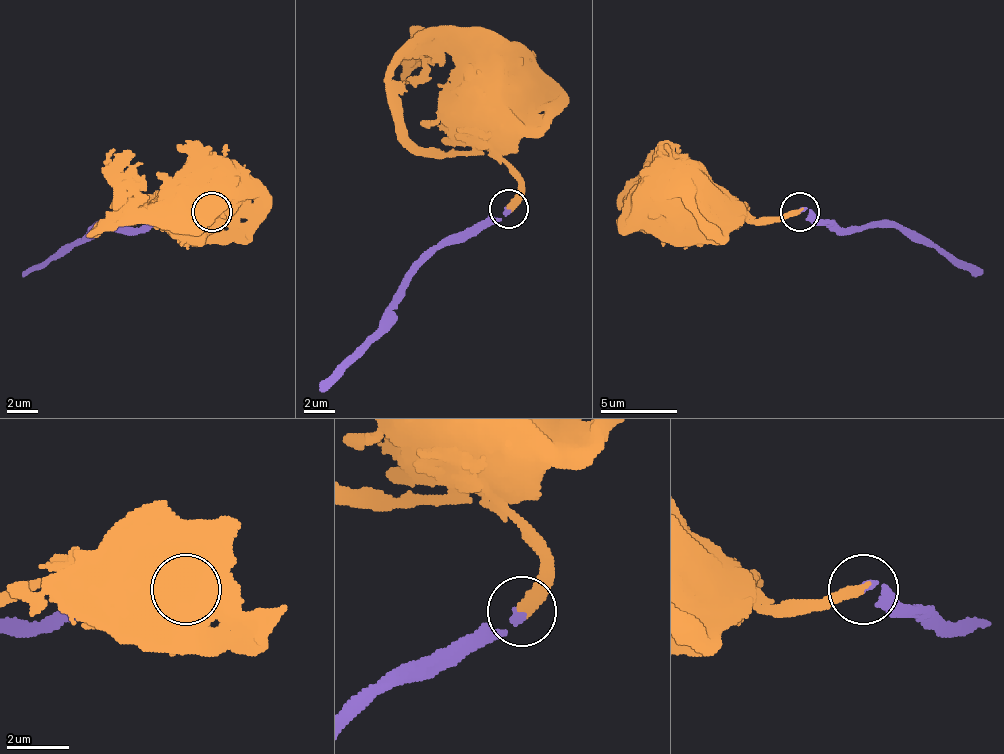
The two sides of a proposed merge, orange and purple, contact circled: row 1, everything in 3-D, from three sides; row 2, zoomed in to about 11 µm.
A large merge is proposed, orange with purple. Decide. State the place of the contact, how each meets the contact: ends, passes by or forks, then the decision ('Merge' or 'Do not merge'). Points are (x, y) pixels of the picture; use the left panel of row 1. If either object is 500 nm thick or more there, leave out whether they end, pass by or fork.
Place: (212, 211). At the ring orange ends. At the ring purple ends. Merge

